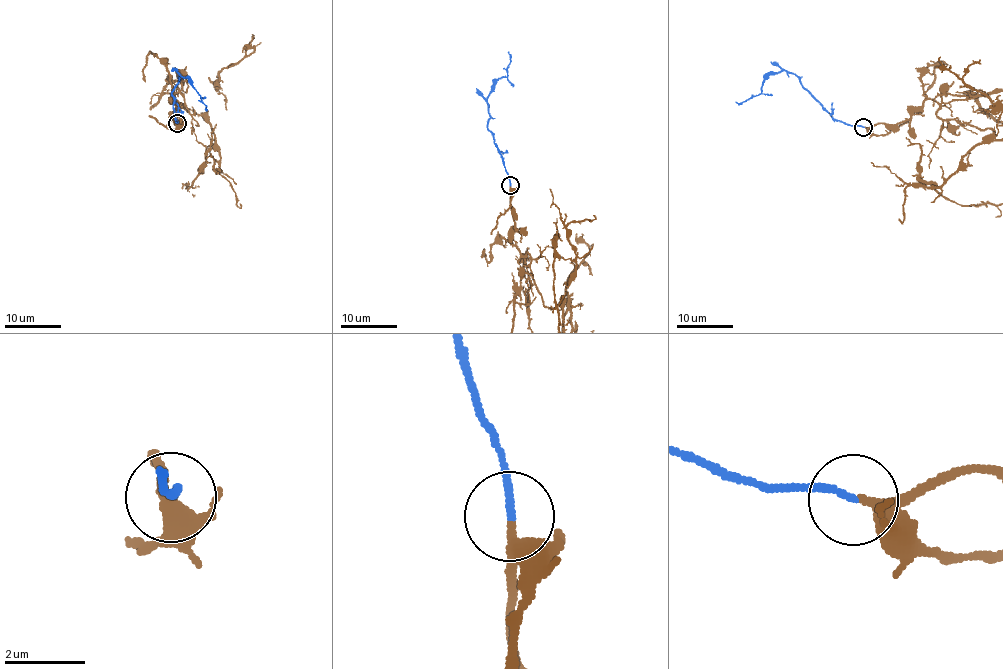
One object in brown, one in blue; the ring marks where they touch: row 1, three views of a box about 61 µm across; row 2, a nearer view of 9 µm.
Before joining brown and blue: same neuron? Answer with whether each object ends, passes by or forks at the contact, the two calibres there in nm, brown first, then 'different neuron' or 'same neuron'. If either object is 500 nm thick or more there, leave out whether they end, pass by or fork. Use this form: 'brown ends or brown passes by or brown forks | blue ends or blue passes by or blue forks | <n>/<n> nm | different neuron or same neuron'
brown passes by | blue ends | 260/180 nm | same neuron

